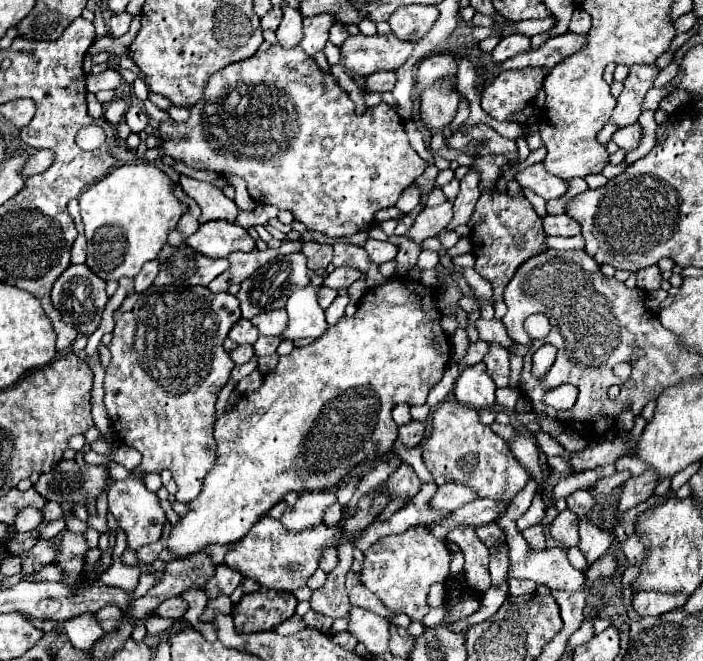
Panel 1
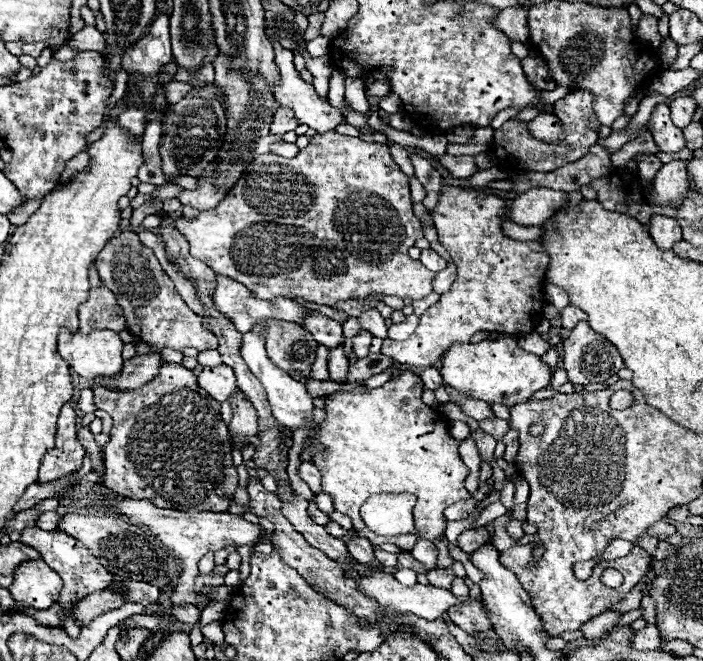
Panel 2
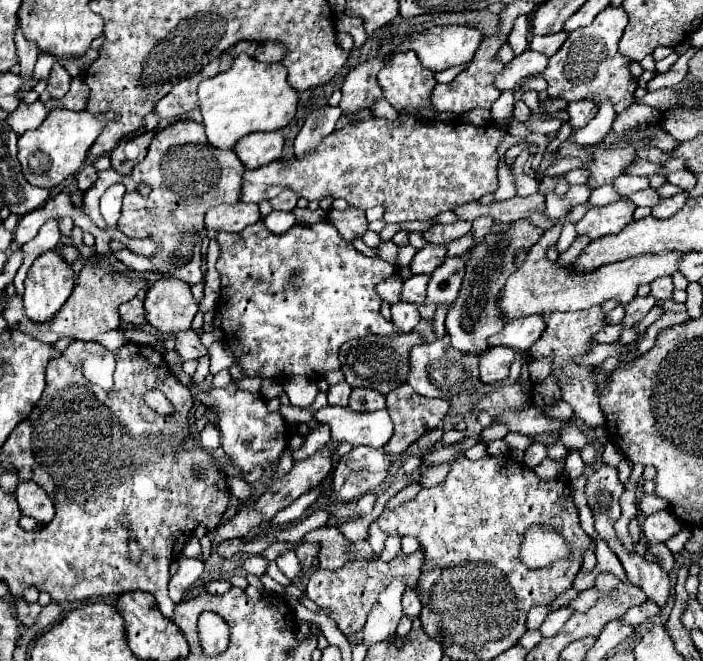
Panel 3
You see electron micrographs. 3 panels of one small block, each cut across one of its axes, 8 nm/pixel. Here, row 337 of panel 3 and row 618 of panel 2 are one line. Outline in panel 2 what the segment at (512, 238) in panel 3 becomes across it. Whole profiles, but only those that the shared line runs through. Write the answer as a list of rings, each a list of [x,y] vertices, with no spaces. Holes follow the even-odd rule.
[[[466,598],[466,602],[462,606],[454,606],[454,608],[446,610],[446,614],[448,614],[450,622],[460,626],[466,634],[494,630],[494,624],[490,622],[488,614],[484,612],[484,606],[470,598]]]

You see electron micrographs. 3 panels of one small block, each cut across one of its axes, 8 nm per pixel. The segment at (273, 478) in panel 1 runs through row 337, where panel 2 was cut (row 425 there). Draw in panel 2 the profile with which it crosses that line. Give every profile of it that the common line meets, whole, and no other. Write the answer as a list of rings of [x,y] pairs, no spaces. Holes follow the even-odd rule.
[[[404,370],[396,380],[386,382],[380,388],[374,388],[366,392],[364,388],[352,390],[352,392],[334,392],[326,396],[326,420],[320,424],[320,432],[316,434],[316,440],[324,446],[324,452],[314,454],[314,464],[322,472],[322,490],[334,498],[334,508],[346,516],[352,518],[354,530],[364,532],[364,536],[372,544],[396,544],[402,550],[412,550],[418,536],[426,540],[436,540],[444,534],[448,520],[444,518],[444,508],[468,500],[472,494],[464,488],[464,478],[468,476],[466,464],[458,456],[458,440],[454,440],[448,434],[448,420],[442,418],[438,412],[434,412],[428,404],[422,402],[422,382],[420,376],[412,374],[410,370]],[[372,494],[414,494],[416,506],[414,506],[414,522],[418,534],[400,534],[400,536],[378,536],[360,518],[360,506],[364,500]]]

